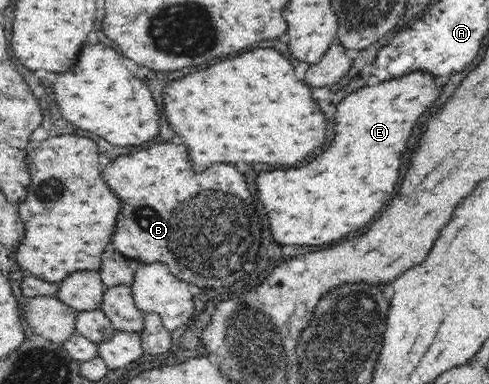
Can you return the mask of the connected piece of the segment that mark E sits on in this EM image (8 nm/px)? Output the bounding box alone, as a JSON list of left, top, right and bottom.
[257,71,441,246]

